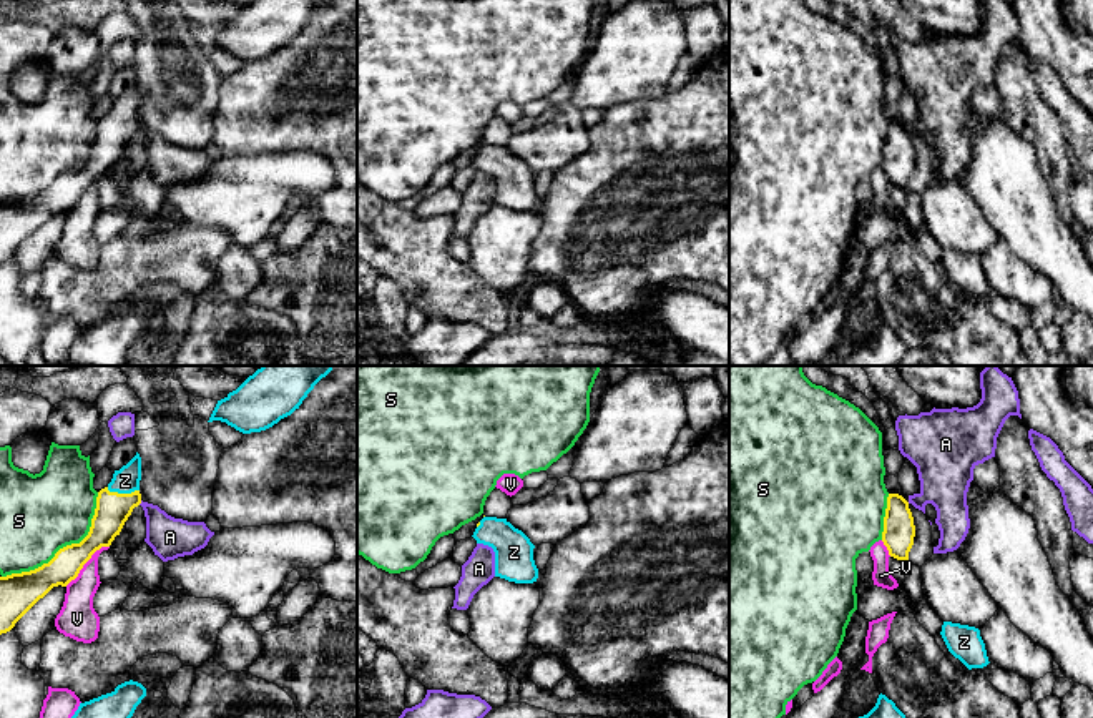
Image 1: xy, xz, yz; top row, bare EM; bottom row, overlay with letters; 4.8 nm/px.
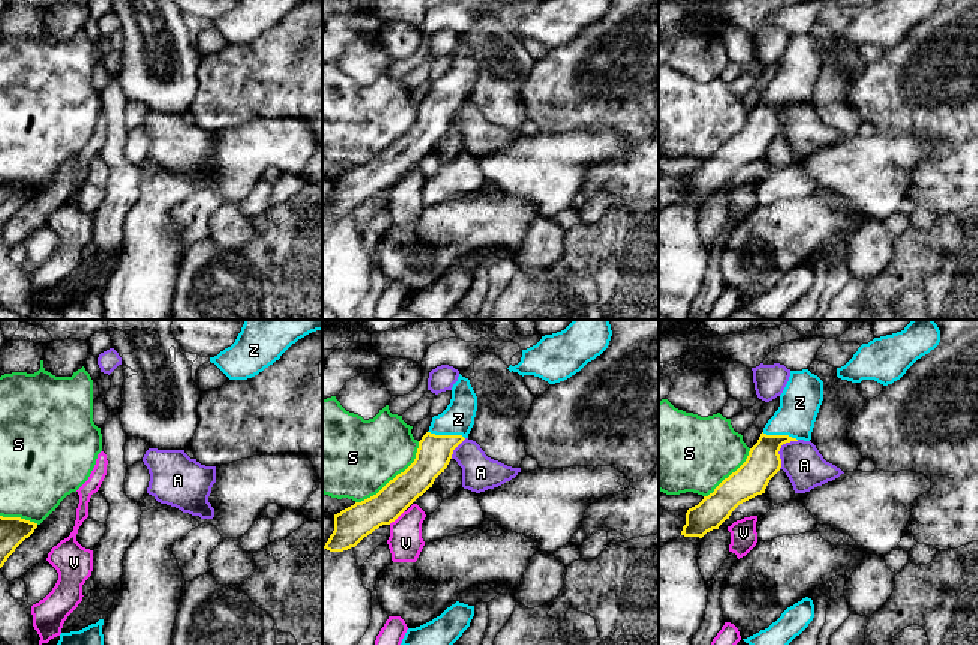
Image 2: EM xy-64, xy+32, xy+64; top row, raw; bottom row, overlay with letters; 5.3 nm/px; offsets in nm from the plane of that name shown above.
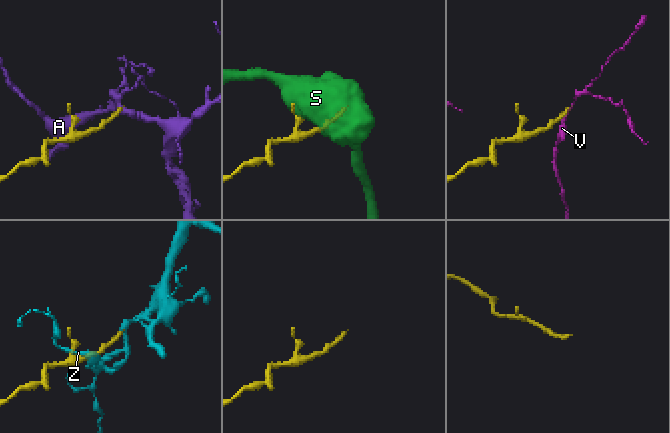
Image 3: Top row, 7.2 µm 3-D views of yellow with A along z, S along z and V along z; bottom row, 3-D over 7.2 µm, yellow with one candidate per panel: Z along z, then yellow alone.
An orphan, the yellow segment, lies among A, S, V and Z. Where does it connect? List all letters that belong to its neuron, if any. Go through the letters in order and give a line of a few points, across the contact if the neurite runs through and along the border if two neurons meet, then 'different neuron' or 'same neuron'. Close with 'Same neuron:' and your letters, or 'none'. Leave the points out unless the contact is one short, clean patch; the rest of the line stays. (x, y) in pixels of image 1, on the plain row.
A: line xy (142, 128), (138, 132); different neuron
S: different neuron
V: line xy (108, 173), (97, 178), (65, 213); different neuron
Z: line xy (113, 137), (123, 122), (125, 108); same neuron
Same neuron: Z

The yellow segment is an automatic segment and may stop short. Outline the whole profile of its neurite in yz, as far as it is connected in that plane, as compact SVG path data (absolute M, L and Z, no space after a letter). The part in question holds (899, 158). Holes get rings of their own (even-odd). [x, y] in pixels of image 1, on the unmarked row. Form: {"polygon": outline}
{"polygon": "M889 121L882 160L889 183L907 189L914 165L915 153L909 130L899 121Z"}

